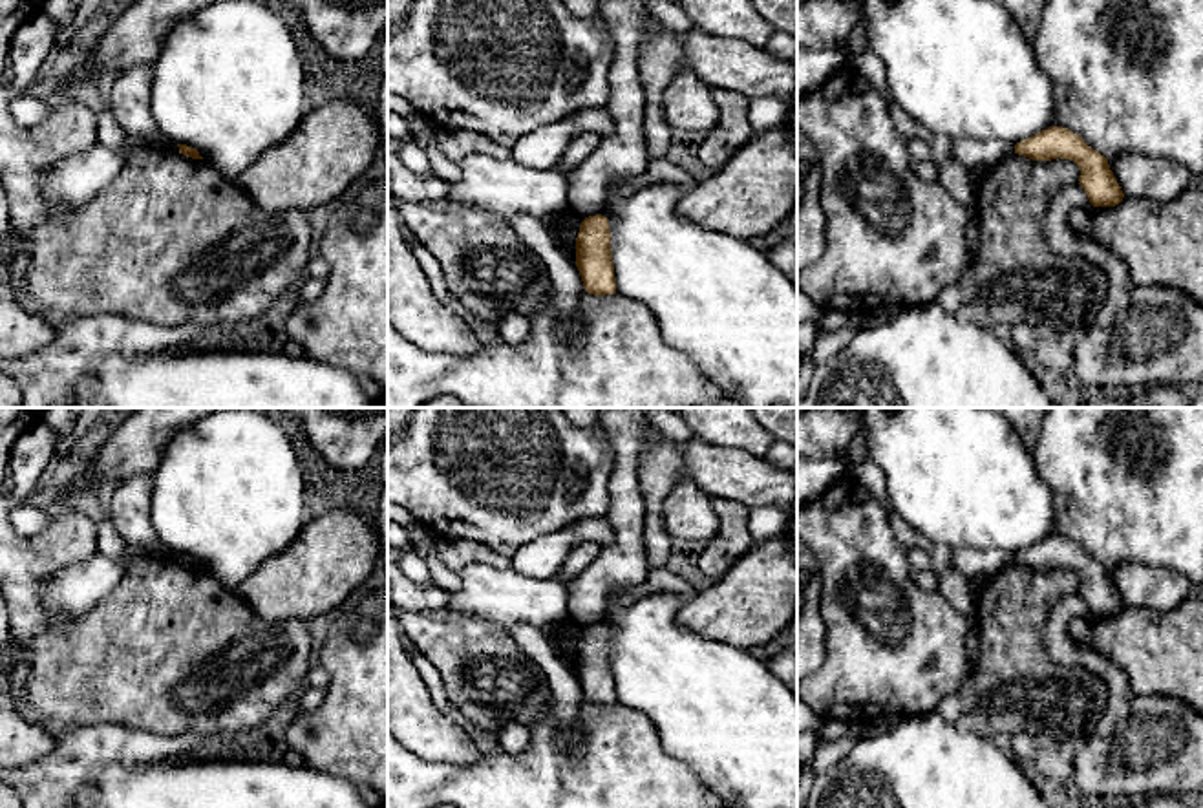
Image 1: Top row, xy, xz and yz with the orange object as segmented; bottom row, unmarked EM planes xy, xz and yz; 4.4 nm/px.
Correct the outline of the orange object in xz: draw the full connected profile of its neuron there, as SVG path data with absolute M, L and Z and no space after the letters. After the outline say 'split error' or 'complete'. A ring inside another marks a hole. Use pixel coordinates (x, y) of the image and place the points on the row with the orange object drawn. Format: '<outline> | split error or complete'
M596 214L581 221L576 238L576 267L583 289L594 296L616 292L616 278L611 254L611 229L605 216Z | complete

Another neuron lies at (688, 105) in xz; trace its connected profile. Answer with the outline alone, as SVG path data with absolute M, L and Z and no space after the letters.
M682 69L667 84L662 99L664 117L671 130L708 133L717 126L720 112L711 86L695 71Z

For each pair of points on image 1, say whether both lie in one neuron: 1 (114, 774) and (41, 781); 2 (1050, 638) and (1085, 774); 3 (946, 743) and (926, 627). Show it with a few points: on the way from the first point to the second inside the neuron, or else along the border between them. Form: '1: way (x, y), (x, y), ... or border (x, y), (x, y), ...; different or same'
1: border (143, 765), (108, 765), (85, 788); different
2: way (1088, 660), (1096, 662), (1117, 684), (1116, 735); same
3: border (935, 710), (924, 715), (905, 715), (898, 721); different

